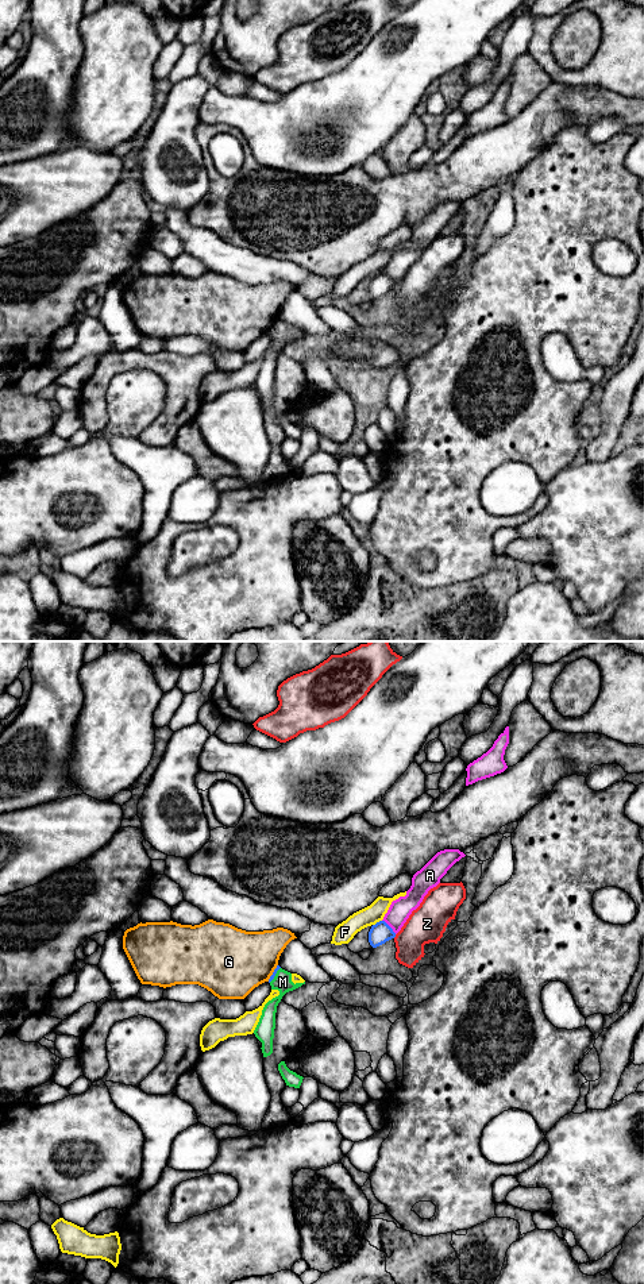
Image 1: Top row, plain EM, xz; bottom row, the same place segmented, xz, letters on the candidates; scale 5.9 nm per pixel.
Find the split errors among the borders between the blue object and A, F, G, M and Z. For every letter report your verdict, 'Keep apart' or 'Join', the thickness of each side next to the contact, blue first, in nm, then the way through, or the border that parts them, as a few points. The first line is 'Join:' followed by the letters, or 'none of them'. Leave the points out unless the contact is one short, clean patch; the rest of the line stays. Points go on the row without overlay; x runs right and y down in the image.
Join: none of them
A: Keep apart. Thickness 120 nm (blue) against 130 nm
F: Keep apart. Thickness 120 nm (blue) against 120 nm
G: Keep apart. Thickness 20 nm (blue) against 400 nm
M: Keep apart. Thickness 20 nm (blue) against 110 nm. Boundary: xz (280, 319), (269, 334)
Z: Keep apart. Thickness 120 nm (blue) against 220 nm

